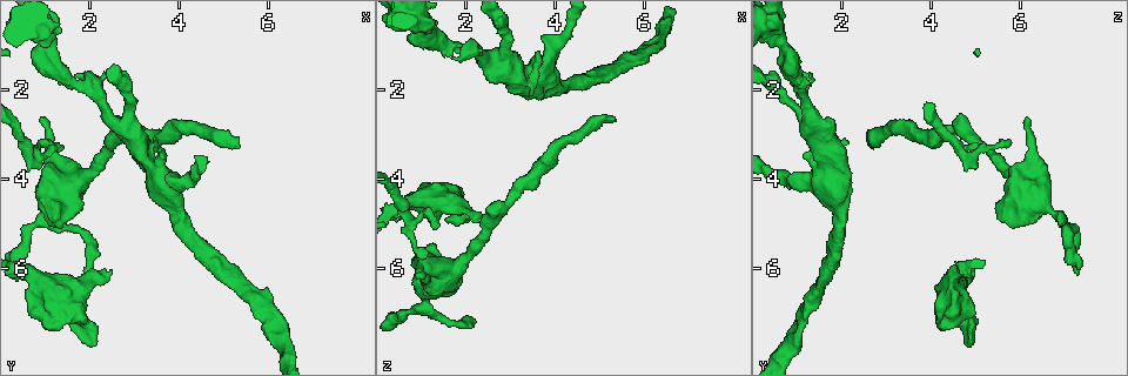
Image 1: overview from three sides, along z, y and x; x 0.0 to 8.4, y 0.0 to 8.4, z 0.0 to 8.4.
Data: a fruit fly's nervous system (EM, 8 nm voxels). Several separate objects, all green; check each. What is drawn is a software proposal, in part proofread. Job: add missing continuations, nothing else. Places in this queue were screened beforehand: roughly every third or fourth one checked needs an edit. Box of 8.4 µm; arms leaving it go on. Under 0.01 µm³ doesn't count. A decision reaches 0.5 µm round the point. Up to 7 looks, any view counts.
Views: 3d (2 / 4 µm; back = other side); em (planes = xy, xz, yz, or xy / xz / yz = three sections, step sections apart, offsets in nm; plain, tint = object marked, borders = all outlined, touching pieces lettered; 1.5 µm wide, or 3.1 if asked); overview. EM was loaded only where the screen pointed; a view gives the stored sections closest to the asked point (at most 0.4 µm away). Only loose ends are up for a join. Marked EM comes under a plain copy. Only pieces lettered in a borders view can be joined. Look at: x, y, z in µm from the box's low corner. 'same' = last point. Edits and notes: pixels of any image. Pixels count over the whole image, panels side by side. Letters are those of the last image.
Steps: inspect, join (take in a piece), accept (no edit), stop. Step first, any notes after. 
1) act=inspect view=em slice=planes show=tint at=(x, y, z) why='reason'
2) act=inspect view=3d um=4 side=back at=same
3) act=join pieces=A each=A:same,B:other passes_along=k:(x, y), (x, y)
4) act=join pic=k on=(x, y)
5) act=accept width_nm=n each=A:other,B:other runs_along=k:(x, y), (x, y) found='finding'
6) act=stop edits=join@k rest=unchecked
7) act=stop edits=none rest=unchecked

act=inspect view=3d um=4 at=(1.65, 1.65, 1.30)

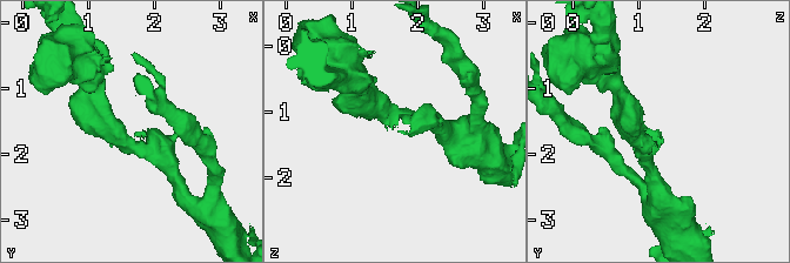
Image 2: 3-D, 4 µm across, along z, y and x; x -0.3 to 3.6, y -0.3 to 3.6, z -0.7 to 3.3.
act=inspect view=em slice=planes show=borders at=(1.70, 1.70, 1.30) arm_widths_nm=240,360 why='need the tissue'

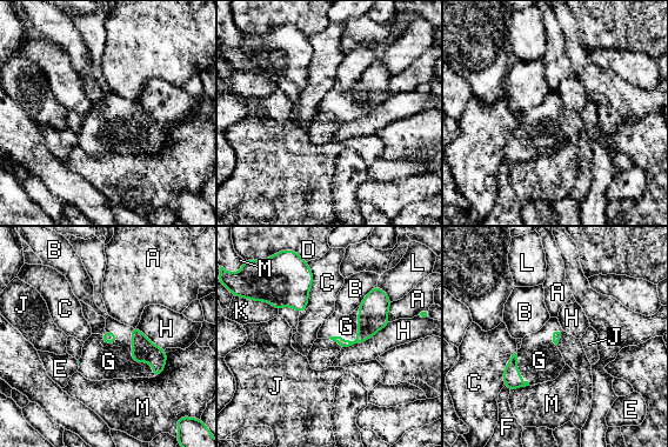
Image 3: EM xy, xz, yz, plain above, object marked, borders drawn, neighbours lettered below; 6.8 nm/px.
act=join pieces=G each=A:other,B:other,C:other,D:other,E:other,F:other,G:same,H:other,J:other,K:other,L:other,M:other passes_along=3:(142, 351), (132, 359), (108, 361) found='it goes on there'

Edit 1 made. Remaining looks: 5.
act=inspect view=overview why='redraw'

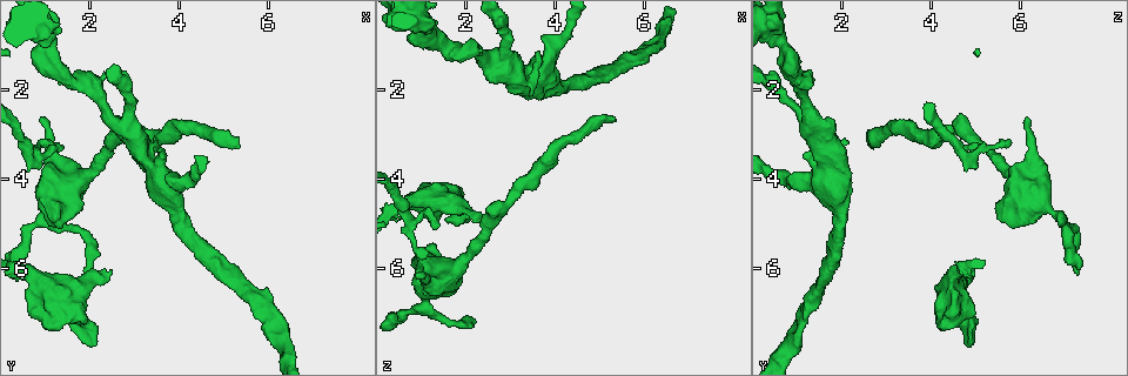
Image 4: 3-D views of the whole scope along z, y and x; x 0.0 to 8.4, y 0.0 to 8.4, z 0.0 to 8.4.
act=inspect view=em slice=yz step=4 show=borders at=(0.85, 2.60, 6.05) why='branch stops here'

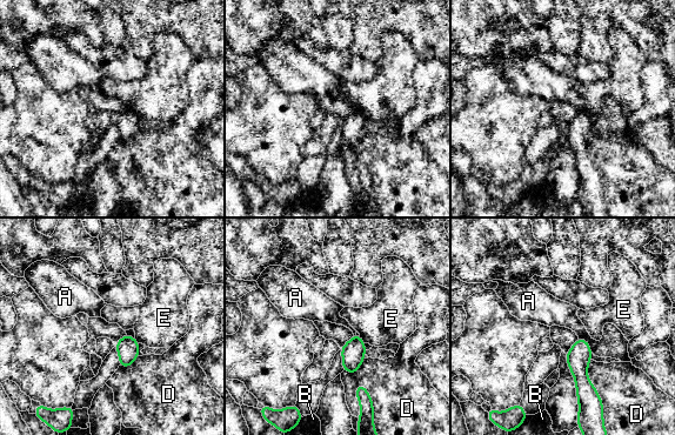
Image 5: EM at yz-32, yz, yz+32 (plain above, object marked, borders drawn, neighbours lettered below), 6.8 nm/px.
act=inspect view=em slice=planes show=borders at=same

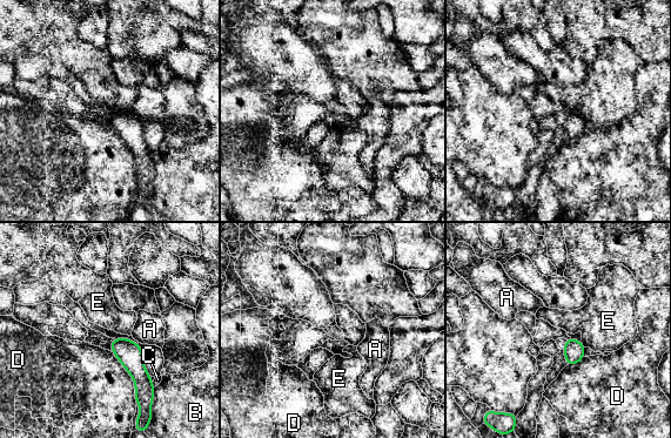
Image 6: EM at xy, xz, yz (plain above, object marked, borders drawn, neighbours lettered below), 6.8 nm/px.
act=accept longest_contact=D:400nm each=A:other,B:other,C:other,D:other,E:other border=6:(579, 342), (585, 346) found='no lettered piece goes on from it'

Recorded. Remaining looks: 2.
act=inspect view=3d um=2 at=(1.90, 6.15, 7.20) why='thin end'

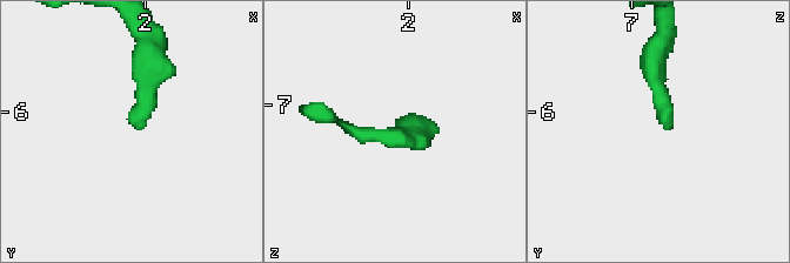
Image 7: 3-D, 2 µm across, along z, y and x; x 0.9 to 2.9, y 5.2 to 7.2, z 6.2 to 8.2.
act=inspect view=em slice=planes show=borders at=(1.94, 6.12, 7.28) why='now the EM'

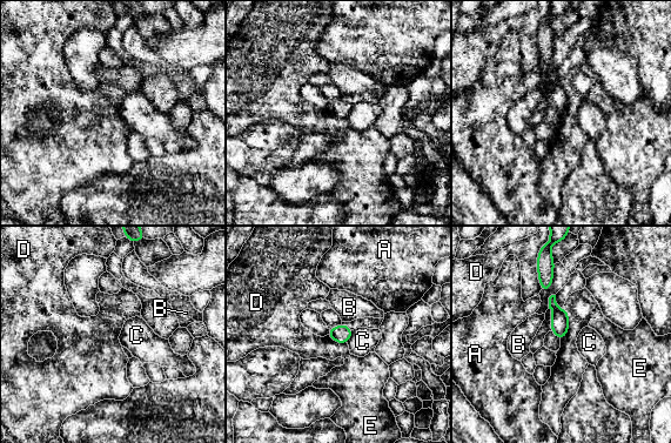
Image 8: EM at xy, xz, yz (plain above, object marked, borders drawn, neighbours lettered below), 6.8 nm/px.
act=accept width_nm=120 each=A:other,B:other,C:other,D:other,E:other border=8:(565, 309), (568, 333), (561, 340) found='no lettered piece goes on from it'

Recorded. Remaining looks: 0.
act=stop edits=join@3 rest=unchecked

